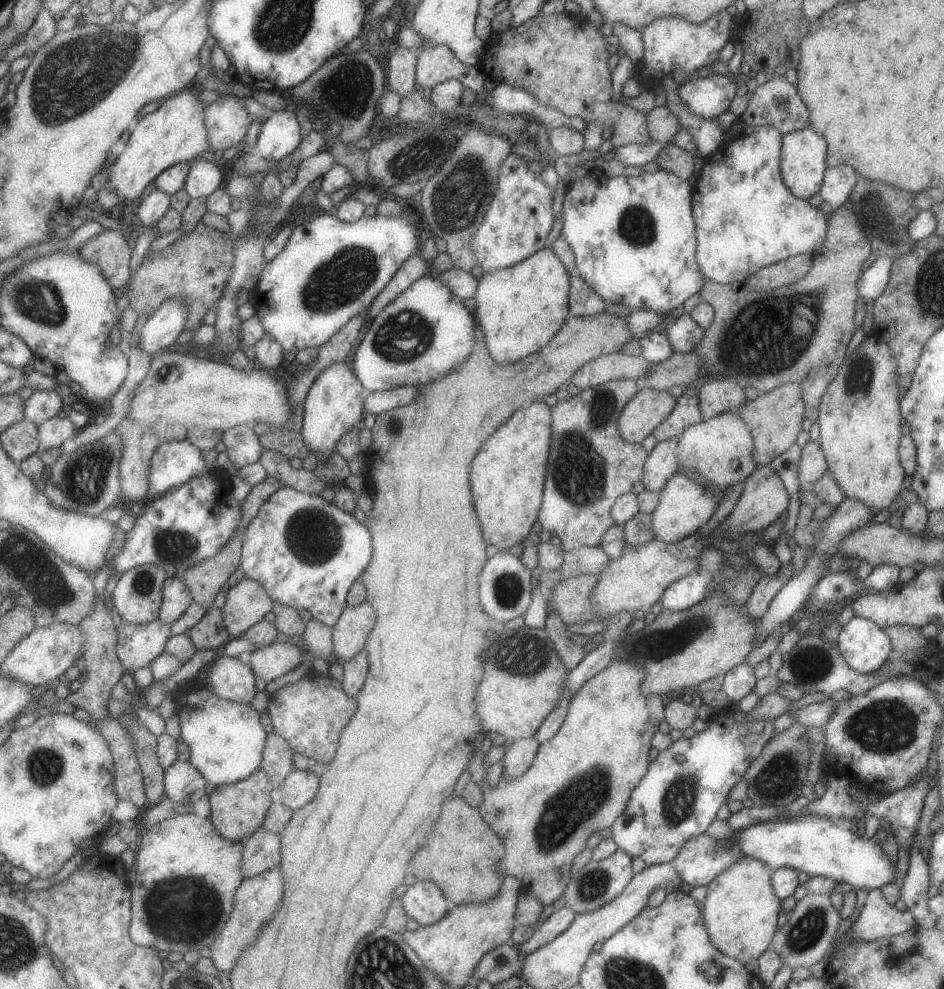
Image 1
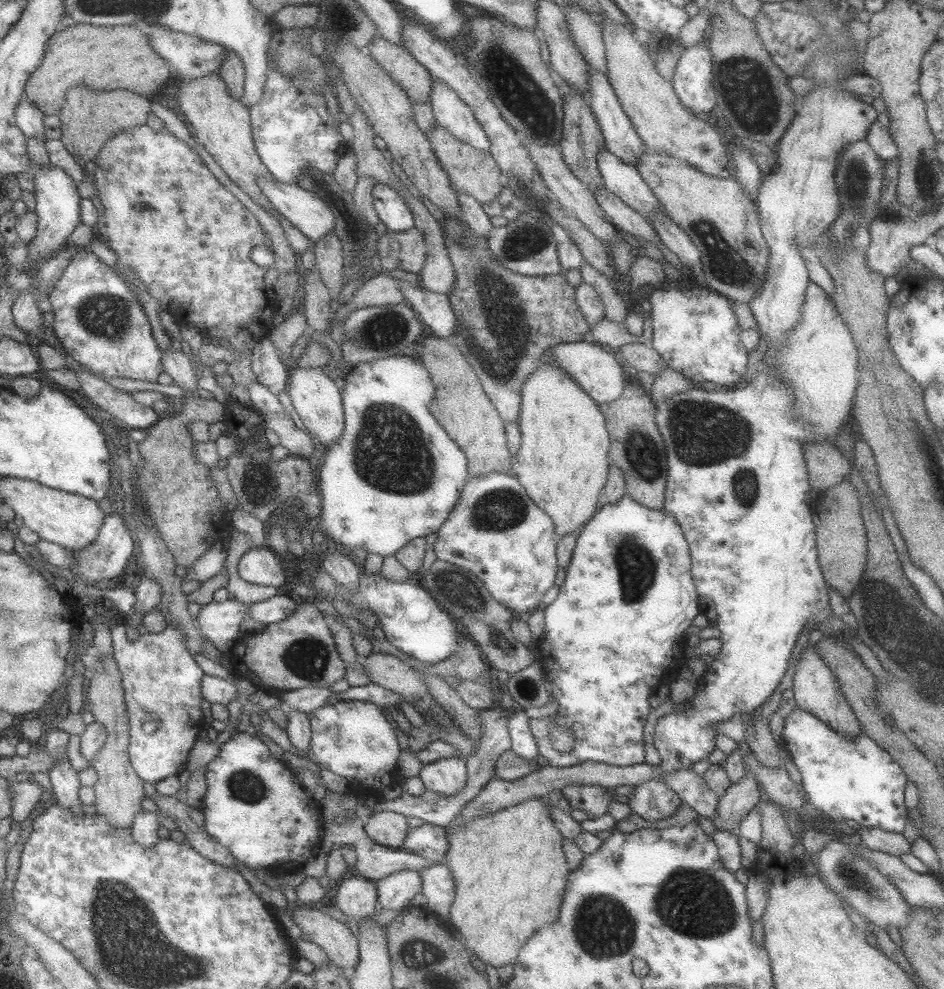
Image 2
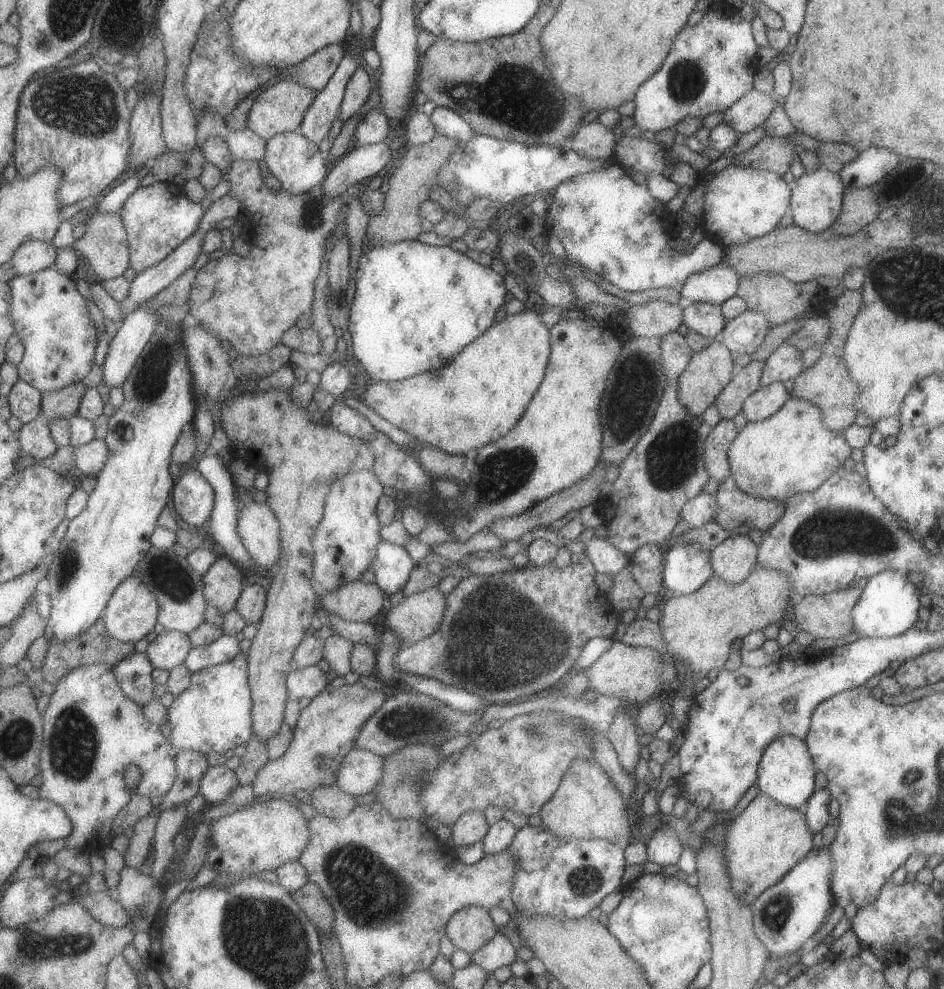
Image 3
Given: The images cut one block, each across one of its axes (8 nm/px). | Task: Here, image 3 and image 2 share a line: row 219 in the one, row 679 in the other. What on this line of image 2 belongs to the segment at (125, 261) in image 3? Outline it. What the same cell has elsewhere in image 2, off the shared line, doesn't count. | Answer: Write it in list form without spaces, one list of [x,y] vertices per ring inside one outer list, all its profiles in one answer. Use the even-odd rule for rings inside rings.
[[[114,653],[101,654],[99,657],[105,665],[105,671],[89,676],[86,699],[94,722],[99,722],[107,728],[108,740],[92,762],[99,774],[99,783],[94,786],[97,796],[94,808],[96,815],[103,816],[113,829],[132,829],[136,817],[144,812],[141,802],[146,797],[143,786],[145,781],[130,760],[131,728],[119,664]]]

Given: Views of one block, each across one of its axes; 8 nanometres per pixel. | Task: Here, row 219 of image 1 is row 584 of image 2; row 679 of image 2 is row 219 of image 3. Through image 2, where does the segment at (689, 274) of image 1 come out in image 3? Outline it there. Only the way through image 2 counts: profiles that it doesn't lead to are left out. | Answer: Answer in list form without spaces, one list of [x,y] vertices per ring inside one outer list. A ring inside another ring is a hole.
[[[611,163],[600,170],[579,174],[562,183],[552,195],[553,202],[548,206],[546,235],[561,241],[571,262],[589,269],[622,292],[671,288],[675,293],[680,293],[684,281],[691,274],[708,270],[722,260],[723,248],[707,236],[687,254],[671,250],[667,240],[674,231],[672,214],[667,211],[665,204],[649,194],[646,186],[635,184],[621,165]]]

